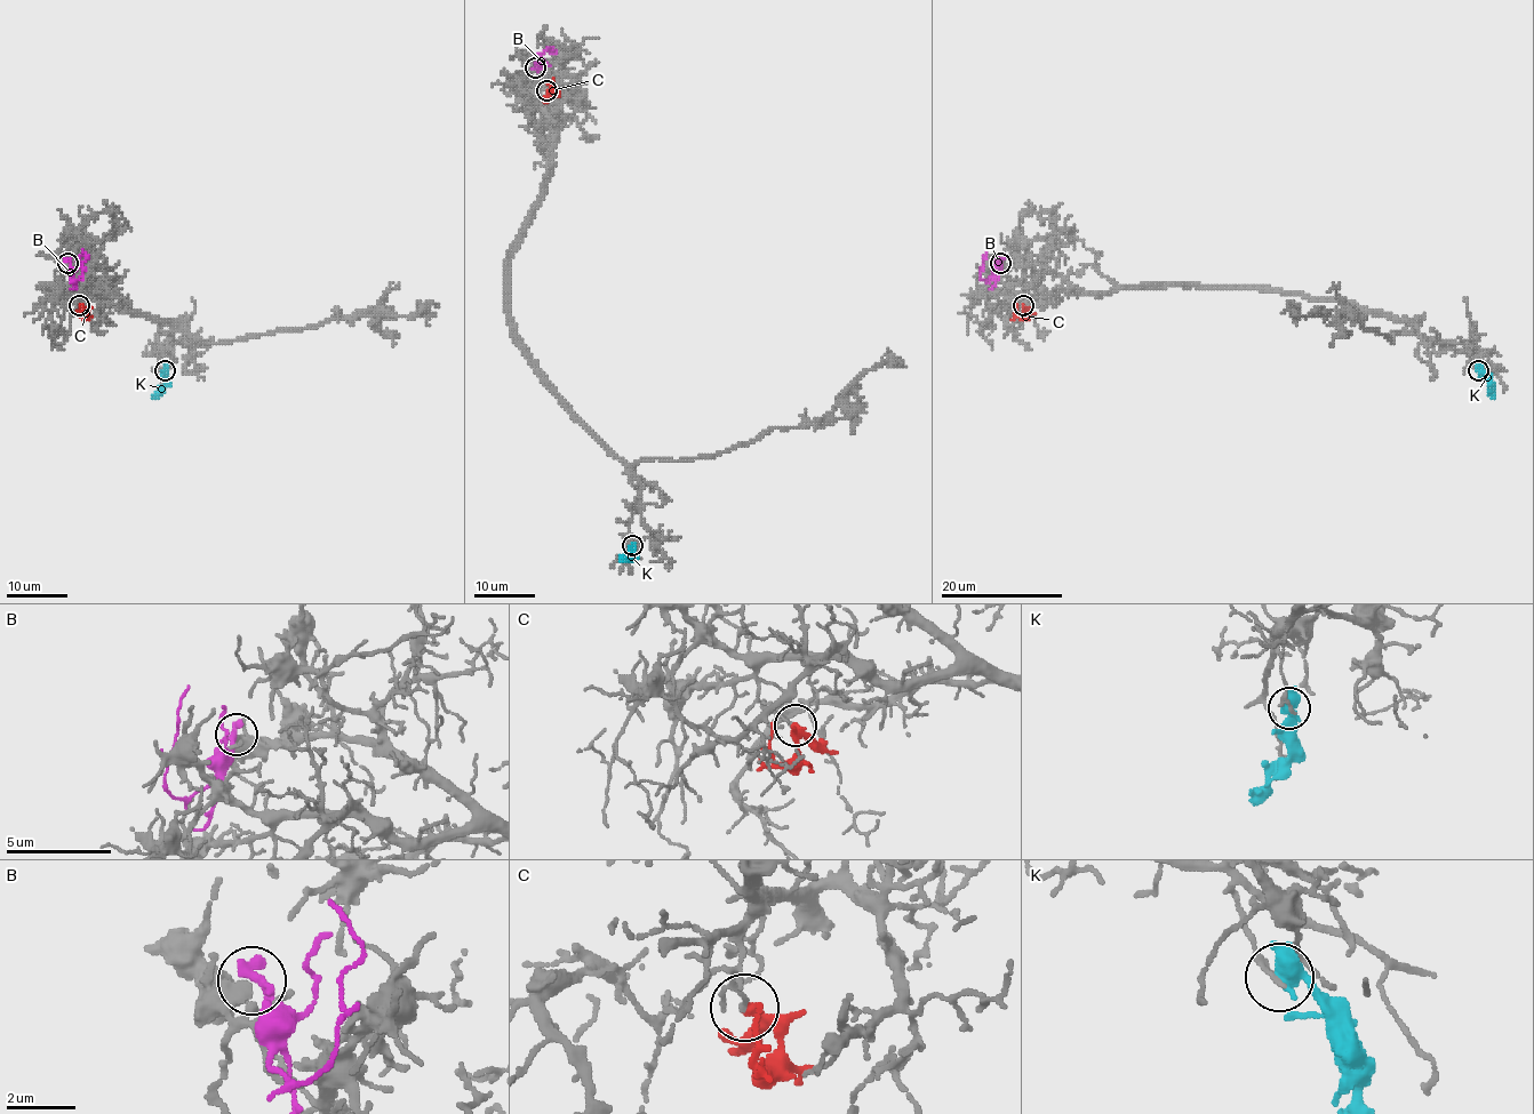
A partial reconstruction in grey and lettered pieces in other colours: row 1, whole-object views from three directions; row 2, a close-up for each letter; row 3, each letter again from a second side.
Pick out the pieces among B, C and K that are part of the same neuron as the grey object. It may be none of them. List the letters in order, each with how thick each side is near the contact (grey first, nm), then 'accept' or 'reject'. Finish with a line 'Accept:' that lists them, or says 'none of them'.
B: calibres 280 and 400 nm; reject
C: calibres 90 and 190 nm; reject
K: calibres 190 and 650 nm; reject
Accept: none of them

